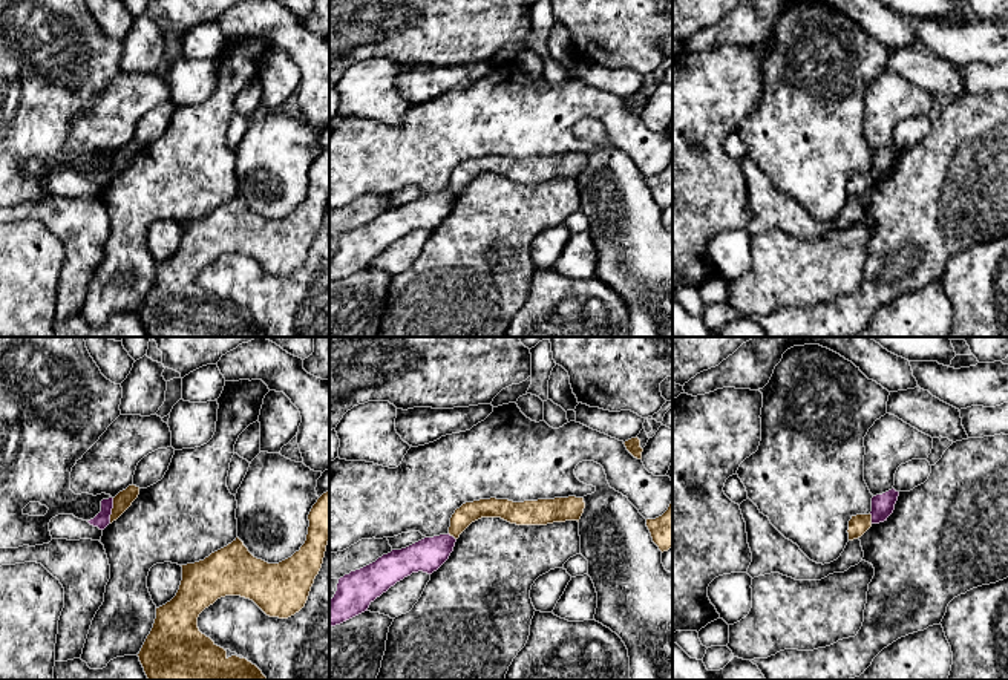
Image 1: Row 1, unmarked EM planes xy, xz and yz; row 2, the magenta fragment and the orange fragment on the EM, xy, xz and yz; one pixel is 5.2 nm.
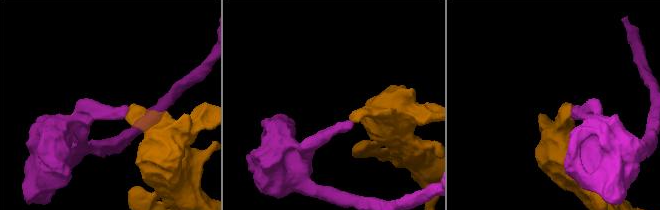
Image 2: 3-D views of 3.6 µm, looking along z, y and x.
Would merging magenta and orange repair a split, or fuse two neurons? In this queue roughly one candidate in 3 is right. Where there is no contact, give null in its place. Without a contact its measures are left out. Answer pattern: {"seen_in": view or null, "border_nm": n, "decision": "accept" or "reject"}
{"seen_in": "xy", "border_nm": 140, "decision": "reject"}

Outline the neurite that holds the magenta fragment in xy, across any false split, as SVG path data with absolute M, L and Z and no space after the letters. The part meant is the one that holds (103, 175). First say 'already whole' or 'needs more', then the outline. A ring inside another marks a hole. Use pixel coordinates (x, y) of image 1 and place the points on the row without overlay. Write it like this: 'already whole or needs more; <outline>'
already whole; M113 155L103 156L101 168L87 179L93 184L98 184L100 187L104 187L110 181L112 165L113 165Z

